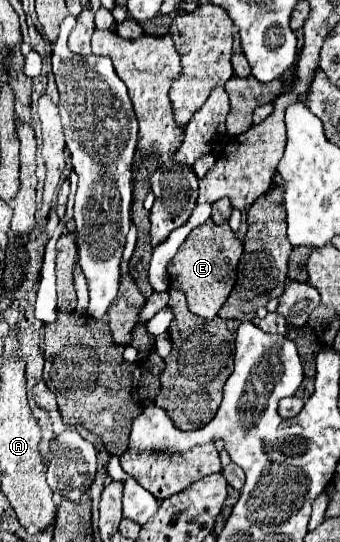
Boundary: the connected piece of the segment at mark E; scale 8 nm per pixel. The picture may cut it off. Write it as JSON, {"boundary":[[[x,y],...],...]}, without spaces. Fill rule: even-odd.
{"boundary":[[[209,219],[187,235],[177,255],[169,261],[167,273],[171,287],[181,289],[185,293],[189,309],[195,315],[211,321],[217,315],[217,311],[223,307],[235,285],[235,277],[237,277],[235,269],[241,253],[243,253],[243,243],[235,237],[235,233],[227,227],[227,223],[215,225]]]}

